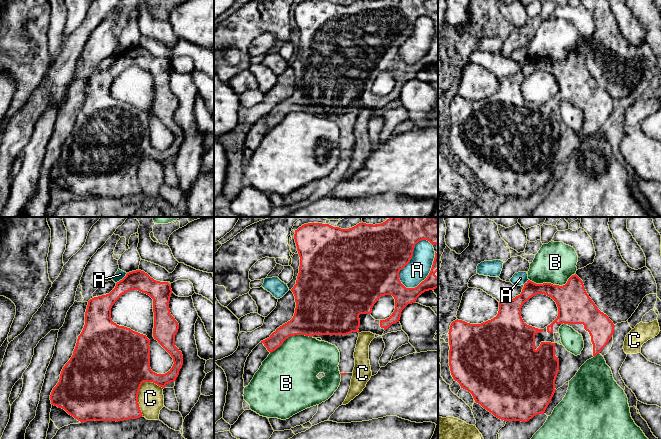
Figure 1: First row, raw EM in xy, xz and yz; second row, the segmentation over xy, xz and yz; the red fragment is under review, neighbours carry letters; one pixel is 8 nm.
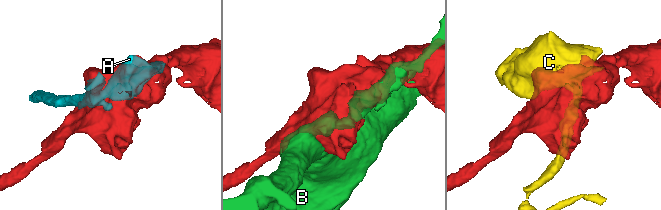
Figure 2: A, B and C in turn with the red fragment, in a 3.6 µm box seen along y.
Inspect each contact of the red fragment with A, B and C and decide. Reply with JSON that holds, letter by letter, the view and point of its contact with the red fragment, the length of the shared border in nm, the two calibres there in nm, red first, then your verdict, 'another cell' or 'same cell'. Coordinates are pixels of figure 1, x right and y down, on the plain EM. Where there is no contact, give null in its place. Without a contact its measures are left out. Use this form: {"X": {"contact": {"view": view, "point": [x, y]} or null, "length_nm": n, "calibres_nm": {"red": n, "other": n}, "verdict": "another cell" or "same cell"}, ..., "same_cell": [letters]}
{"A": {"contact": {"view": "xz", "point": [409, 37]}, "length_nm": 440, "calibres_nm": {"red": 440, "other": 190}, "verdict": "another cell"}, "B": {"contact": {"view": "yz", "point": [552, 60]}, "length_nm": 380, "calibres_nm": {"red": 280, "other": 320}, "verdict": "another cell"}, "C": {"contact": {"view": "xy", "point": [138, 169]}, "length_nm": 300, "calibres_nm": {"red": 500, "other": 200}, "verdict": "another cell"}, "same_cell": []}

